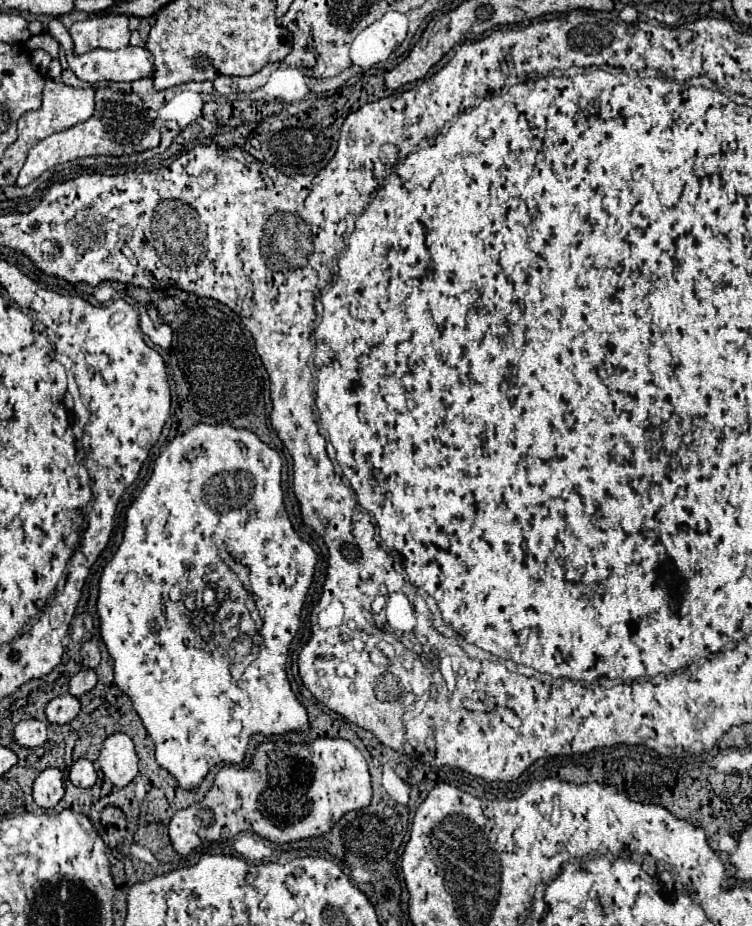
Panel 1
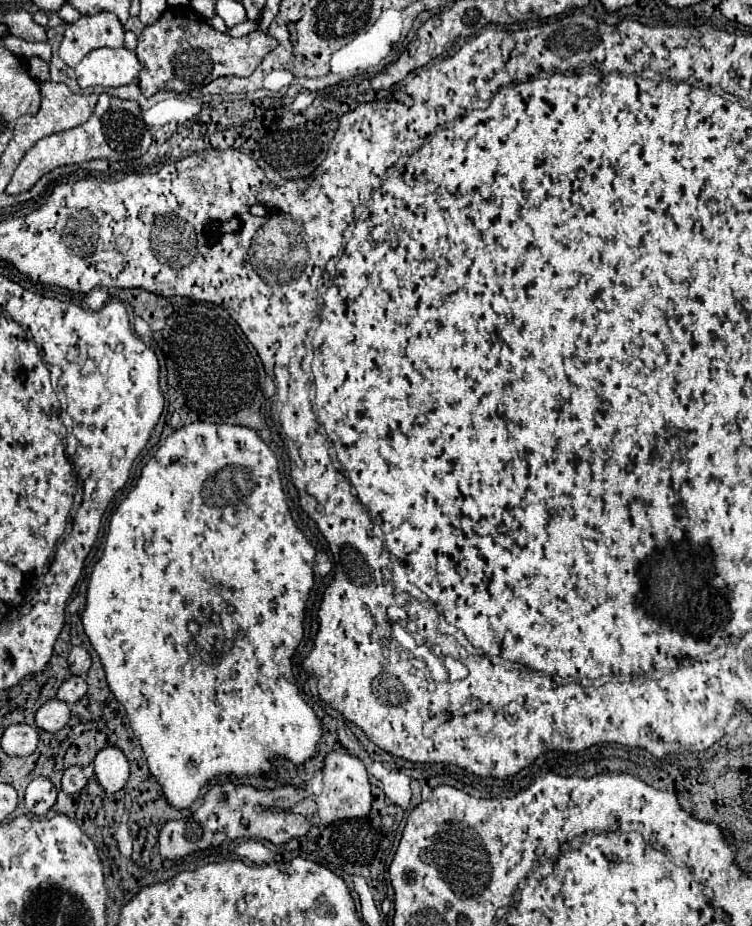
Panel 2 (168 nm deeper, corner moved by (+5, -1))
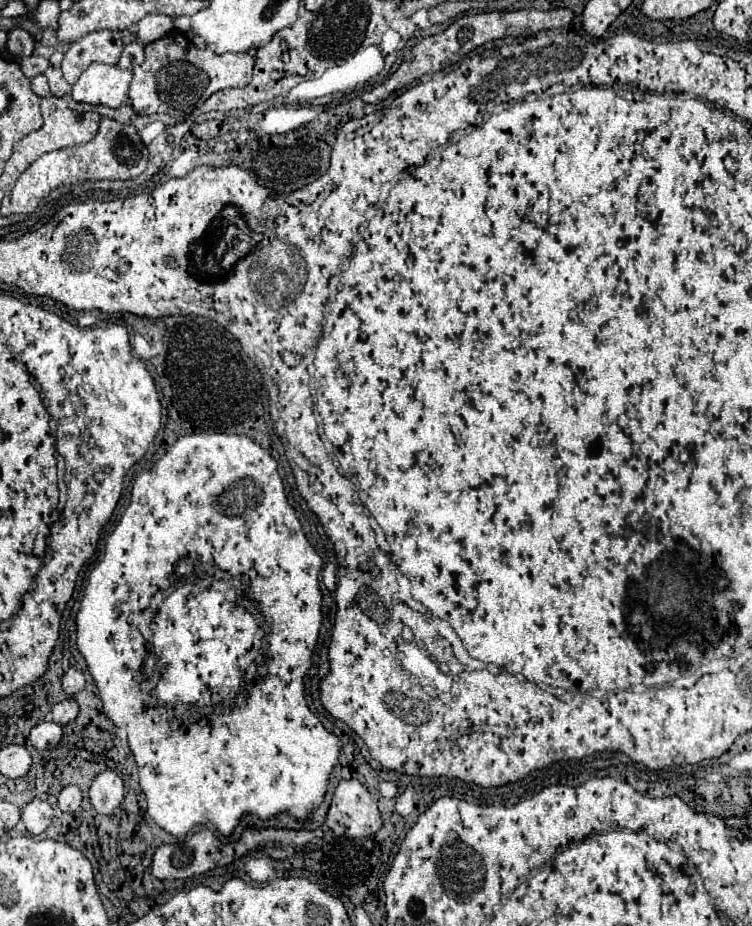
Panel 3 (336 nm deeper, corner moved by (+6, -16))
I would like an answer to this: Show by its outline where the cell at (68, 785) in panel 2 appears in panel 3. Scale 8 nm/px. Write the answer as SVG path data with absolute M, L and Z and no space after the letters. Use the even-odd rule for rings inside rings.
M66 786L58 796L58 808L62 812L76 812L82 804L82 792L78 786Z

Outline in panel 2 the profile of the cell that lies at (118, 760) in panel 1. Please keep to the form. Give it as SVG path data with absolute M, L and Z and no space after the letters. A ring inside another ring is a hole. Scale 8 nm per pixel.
M105 747L95 757L95 777L107 793L115 793L125 787L129 779L129 763L121 749Z

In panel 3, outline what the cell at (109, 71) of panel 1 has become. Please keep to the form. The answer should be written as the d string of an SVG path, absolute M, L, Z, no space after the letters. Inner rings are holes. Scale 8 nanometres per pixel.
M102 62L90 64L78 82L72 86L72 98L84 104L102 104L110 108L120 108L130 104L128 88L132 82L132 72L118 66L108 66Z

